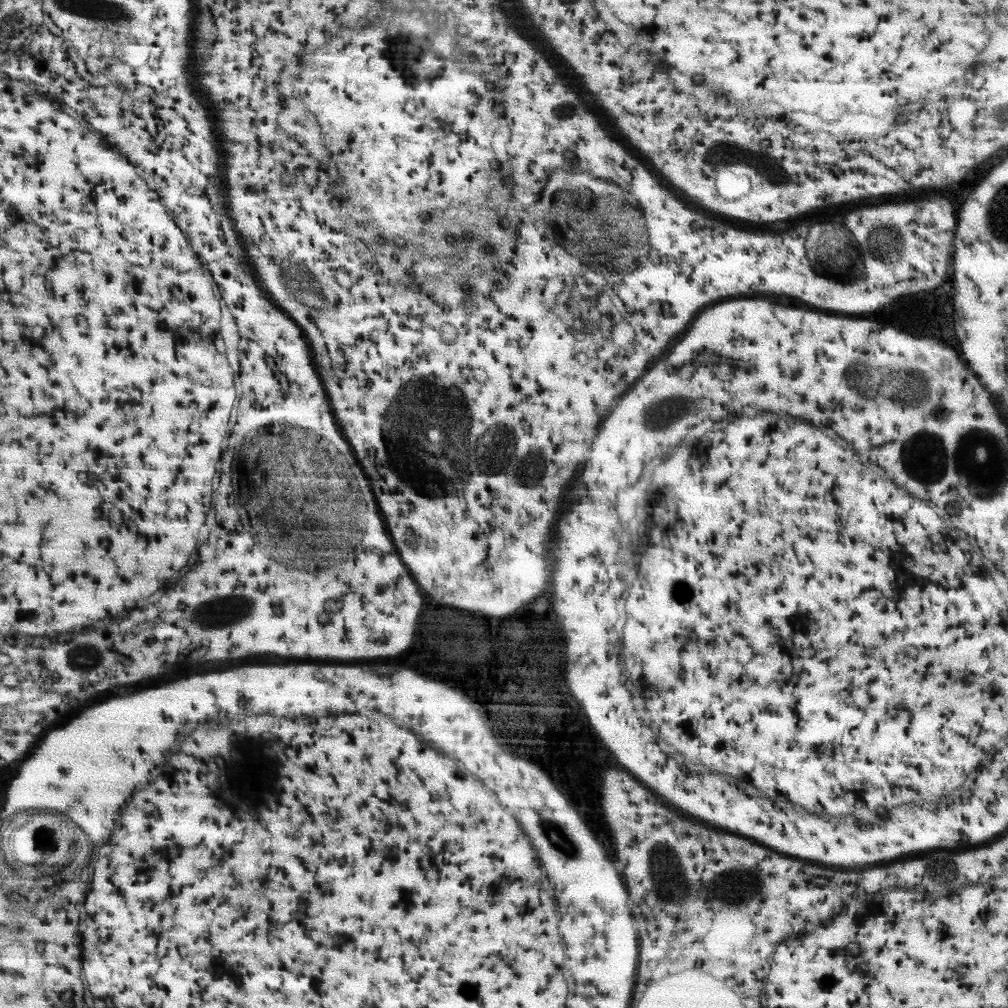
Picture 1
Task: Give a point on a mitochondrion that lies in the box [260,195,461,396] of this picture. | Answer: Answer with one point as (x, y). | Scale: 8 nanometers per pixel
(293, 278)

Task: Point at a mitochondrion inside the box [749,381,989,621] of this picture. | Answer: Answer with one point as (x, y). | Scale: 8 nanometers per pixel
(920, 457)

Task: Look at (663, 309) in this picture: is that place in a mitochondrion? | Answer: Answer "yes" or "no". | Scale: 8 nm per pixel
no

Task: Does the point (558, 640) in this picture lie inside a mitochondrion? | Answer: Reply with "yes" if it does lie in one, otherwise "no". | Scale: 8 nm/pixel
no

